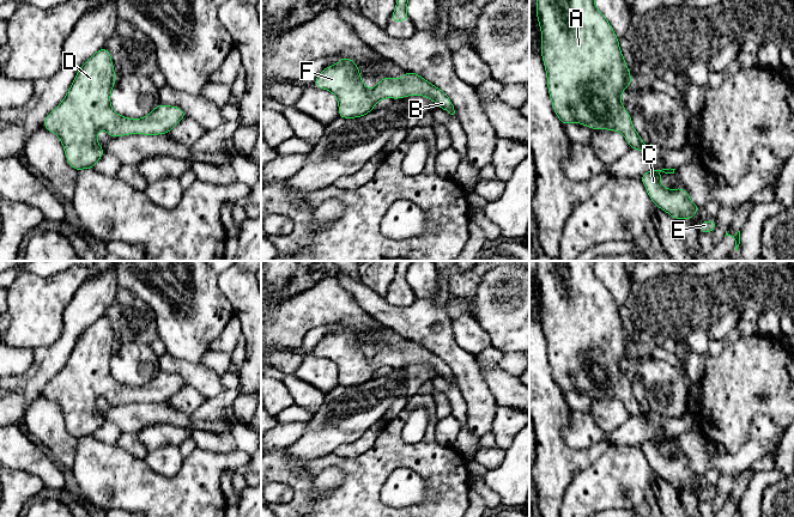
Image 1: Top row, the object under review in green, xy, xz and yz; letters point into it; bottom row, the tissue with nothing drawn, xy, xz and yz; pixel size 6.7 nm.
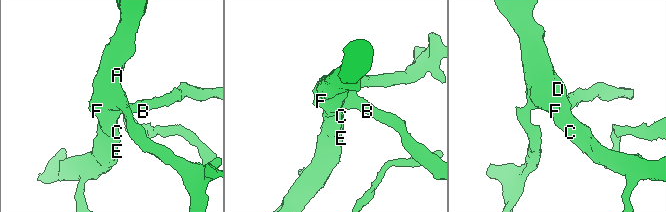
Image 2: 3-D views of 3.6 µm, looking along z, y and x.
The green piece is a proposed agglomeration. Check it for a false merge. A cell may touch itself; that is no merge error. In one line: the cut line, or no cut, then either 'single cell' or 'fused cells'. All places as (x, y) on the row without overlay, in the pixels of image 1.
no cut; single cell

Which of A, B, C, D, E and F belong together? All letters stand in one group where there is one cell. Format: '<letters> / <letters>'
A B C D E F

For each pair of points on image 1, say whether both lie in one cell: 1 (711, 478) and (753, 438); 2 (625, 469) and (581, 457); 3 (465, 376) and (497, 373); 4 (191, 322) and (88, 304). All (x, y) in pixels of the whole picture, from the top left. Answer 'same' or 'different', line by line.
1: different
2: different
3: different
4: different

